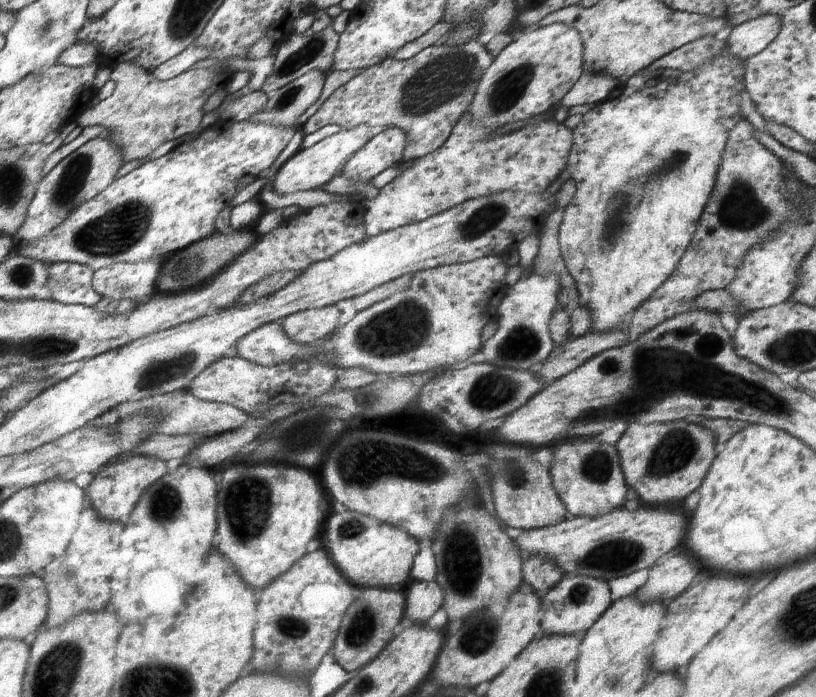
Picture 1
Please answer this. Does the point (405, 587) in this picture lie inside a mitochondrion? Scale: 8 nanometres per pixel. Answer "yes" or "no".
no

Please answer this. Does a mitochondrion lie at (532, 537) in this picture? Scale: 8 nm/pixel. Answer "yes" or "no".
no

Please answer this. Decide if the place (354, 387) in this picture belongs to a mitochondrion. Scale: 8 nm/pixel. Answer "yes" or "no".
no

